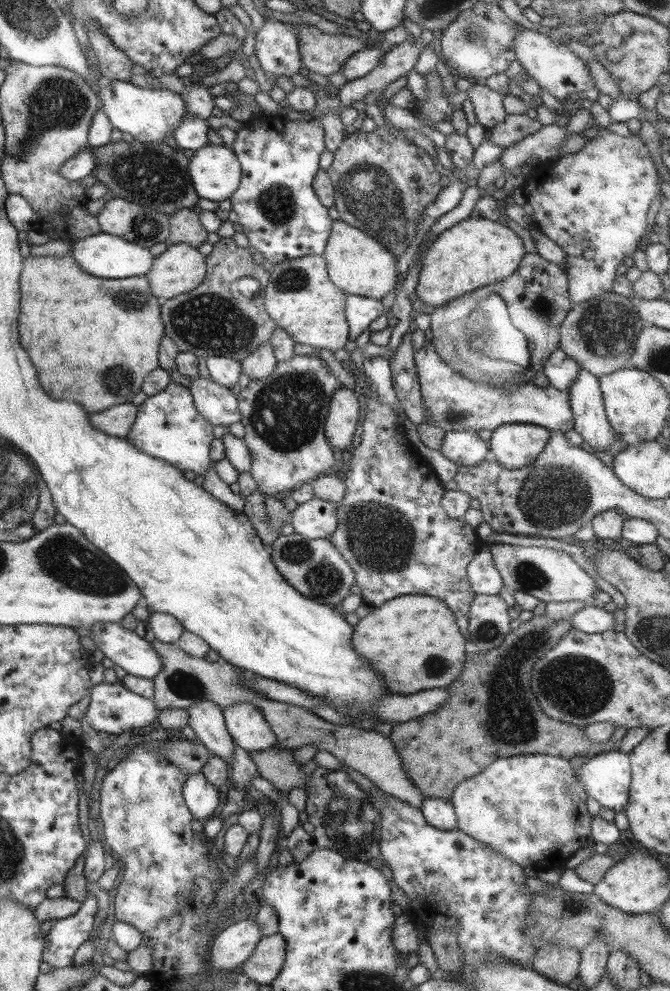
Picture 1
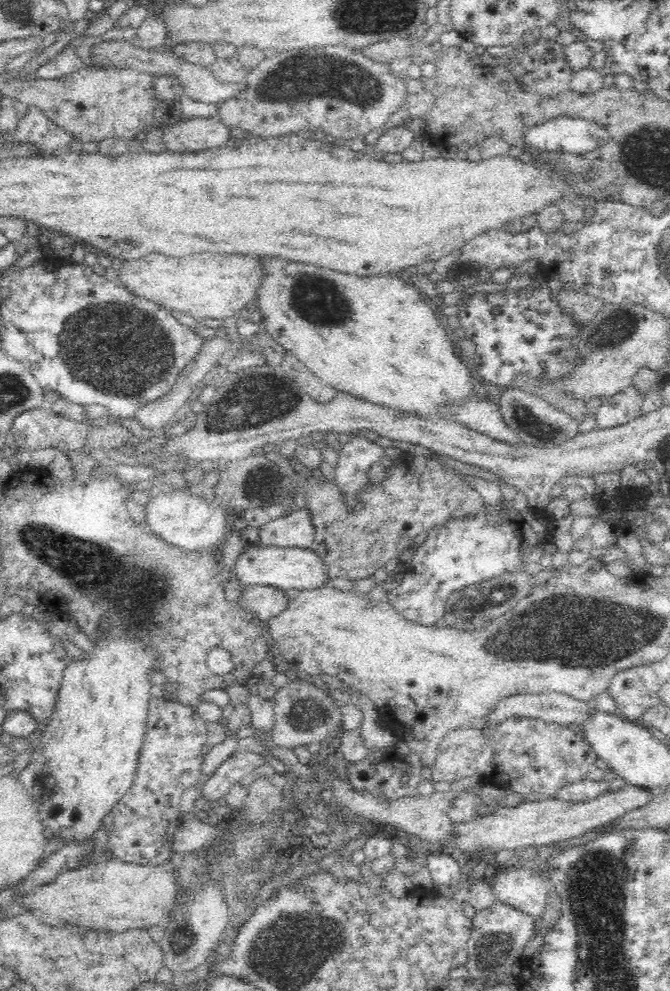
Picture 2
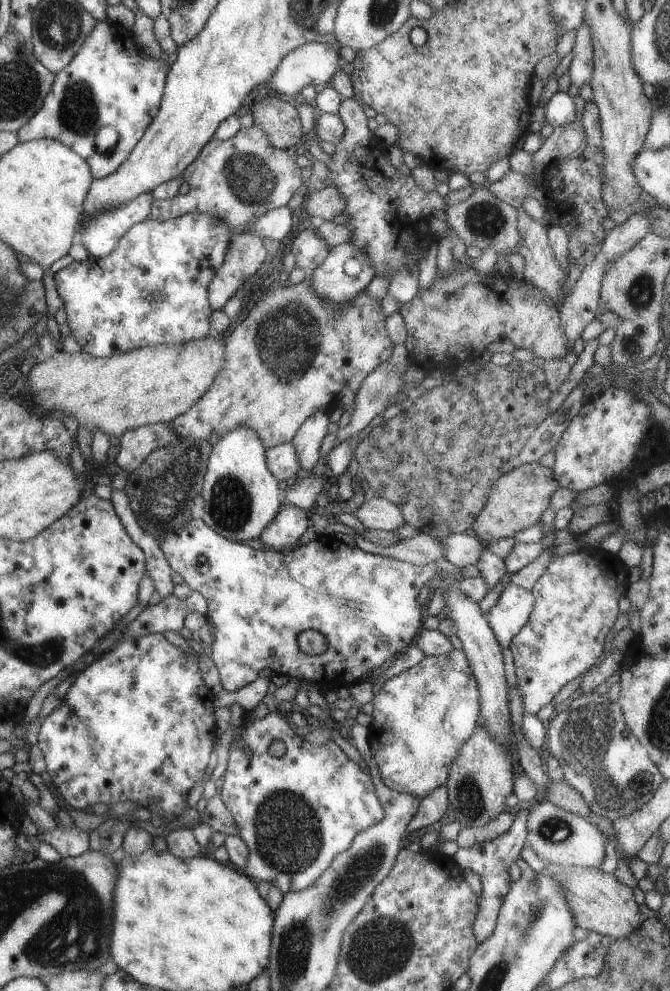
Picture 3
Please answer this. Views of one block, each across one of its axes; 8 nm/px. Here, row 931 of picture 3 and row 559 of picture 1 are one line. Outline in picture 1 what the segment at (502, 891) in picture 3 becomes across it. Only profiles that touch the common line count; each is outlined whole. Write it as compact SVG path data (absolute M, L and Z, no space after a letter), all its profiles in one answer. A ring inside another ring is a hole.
M481 546L473 556L467 565L466 576L475 595L495 596L502 588L505 588L495 565L493 565L490 548L487 546Z

